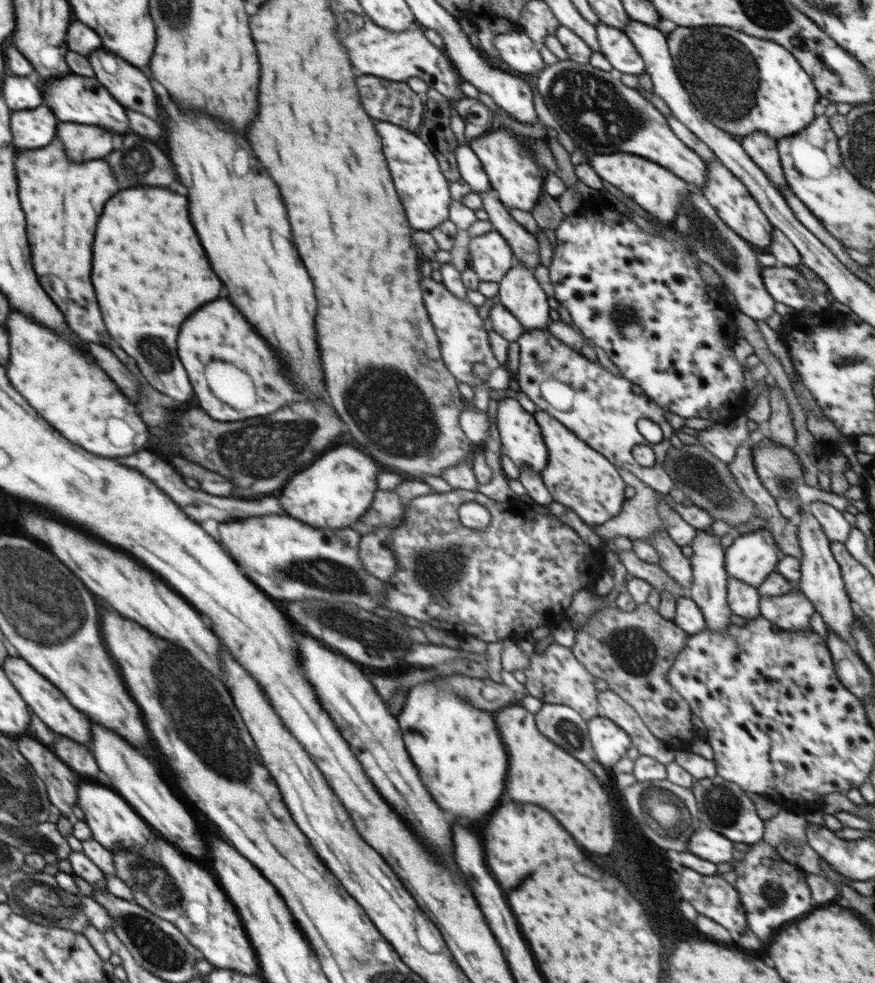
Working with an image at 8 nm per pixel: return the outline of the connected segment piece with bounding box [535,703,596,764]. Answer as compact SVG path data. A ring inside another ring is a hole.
M543 703L535 713L538 730L560 748L566 748L580 762L595 760L594 747L588 738L587 721L577 710L564 704Z

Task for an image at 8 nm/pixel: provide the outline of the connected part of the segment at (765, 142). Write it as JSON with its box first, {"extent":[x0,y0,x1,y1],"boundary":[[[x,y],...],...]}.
{"extent":[739,131,788,187],"boundary":[[[760,131],[739,139],[741,146],[748,156],[758,165],[760,170],[770,179],[775,187],[788,186],[781,167],[781,160],[777,149],[777,142],[772,137]]]}

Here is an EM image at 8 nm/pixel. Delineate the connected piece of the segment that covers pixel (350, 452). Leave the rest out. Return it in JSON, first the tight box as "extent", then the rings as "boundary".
{"extent":[280,446,378,528],"boundary":[[[352,446],[326,450],[310,468],[296,474],[280,494],[280,506],[286,514],[316,528],[348,528],[372,504],[378,476],[376,462]]]}

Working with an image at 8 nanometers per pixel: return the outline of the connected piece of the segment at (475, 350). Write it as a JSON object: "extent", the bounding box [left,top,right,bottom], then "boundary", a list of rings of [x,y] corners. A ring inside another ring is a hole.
{"extent":[420,278,502,388],"boundary":[[[424,278],[420,284],[422,284],[424,304],[430,314],[431,323],[440,343],[441,357],[447,369],[455,376],[456,380],[465,382],[472,388],[486,385],[486,380],[476,377],[472,372],[473,365],[476,362],[482,362],[484,366],[493,371],[502,364],[496,360],[491,351],[489,332],[484,329],[484,321],[478,315],[478,306],[468,300],[460,300],[442,283],[430,280],[430,278]]]}

